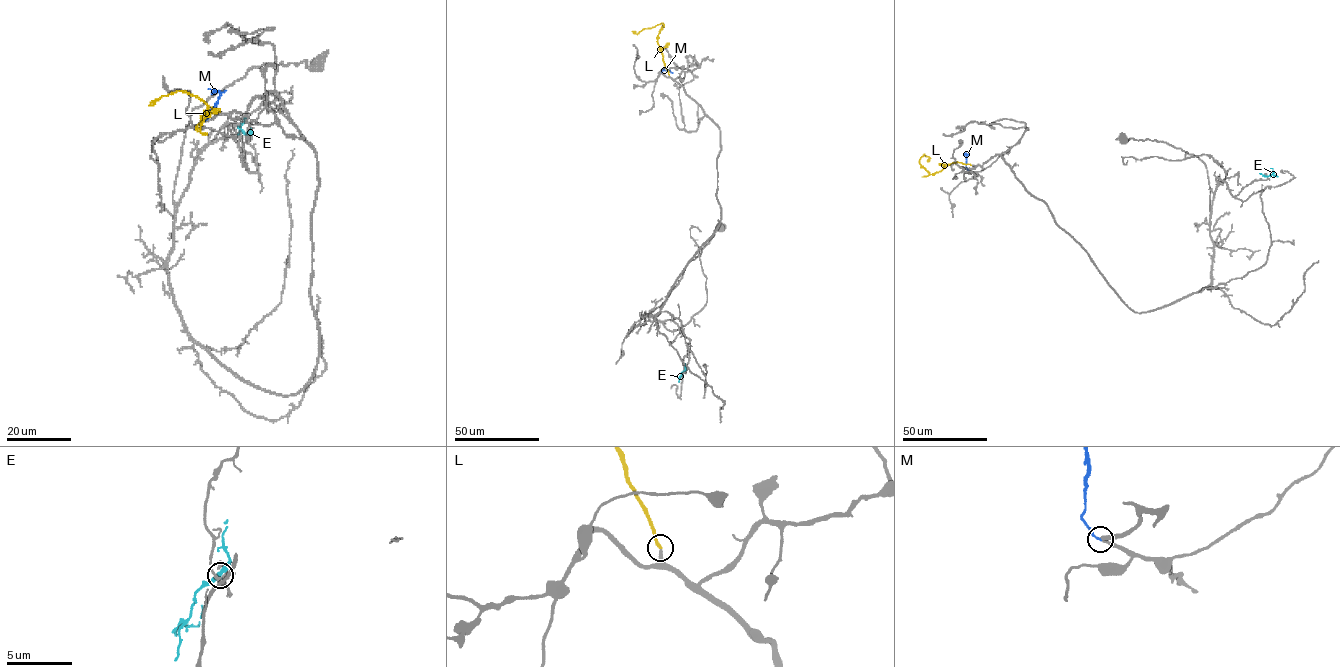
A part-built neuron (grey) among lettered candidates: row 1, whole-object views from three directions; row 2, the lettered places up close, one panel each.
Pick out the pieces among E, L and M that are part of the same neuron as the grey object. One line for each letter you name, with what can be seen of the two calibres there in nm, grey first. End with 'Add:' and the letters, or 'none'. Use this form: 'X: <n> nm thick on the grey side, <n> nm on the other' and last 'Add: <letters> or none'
L: 240 nm thick on the grey side, 240 nm on the other
Add: L

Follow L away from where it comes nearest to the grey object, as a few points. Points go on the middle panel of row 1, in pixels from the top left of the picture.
L: (669, 75), (657, 42), (662, 23), (637, 33), (632, 31)

